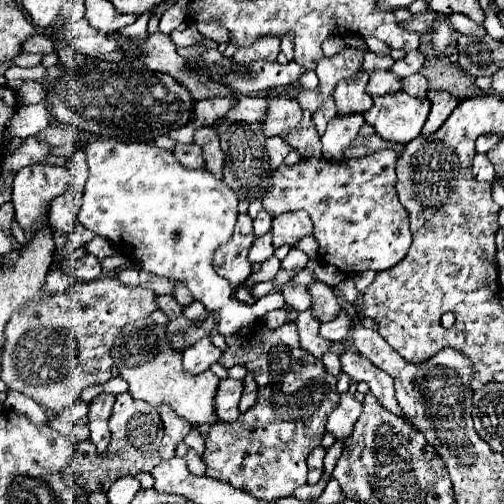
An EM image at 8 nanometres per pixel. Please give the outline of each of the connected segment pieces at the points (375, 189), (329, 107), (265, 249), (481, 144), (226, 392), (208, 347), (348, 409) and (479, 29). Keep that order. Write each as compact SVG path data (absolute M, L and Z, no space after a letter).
M391 149L373 153L363 159L351 159L341 163L329 161L301 161L293 167L281 165L273 173L273 183L269 193L263 197L263 207L269 213L289 213L289 211L307 211L313 227L315 239L319 243L319 255L341 269L345 273L361 273L361 271L385 271L397 265L411 247L411 231L409 217L405 207L397 199L395 191L395 153Z
M333 99L325 101L325 105L321 105L321 109L317 109L317 111L313 113L313 121L315 121L315 127L317 127L319 135L325 133L327 123L329 123L335 115L337 115L337 107L335 107L335 101L333 101Z
M265 233L263 237L257 237L251 251L249 251L249 261L251 263L263 263L265 259L269 259L273 255L275 247L271 243L271 233Z
M481 135L479 139L477 139L477 143L475 143L475 149L477 149L477 153L487 153L493 145L497 145L501 141L501 137L497 137L497 135Z
M227 377L223 381L219 381L217 387L217 401L215 401L215 409L217 409L217 417L221 417L223 423L231 423L237 419L239 415L239 399L241 399L241 391L243 391L243 380Z
M203 337L183 351L183 369L197 375L207 371L213 363L217 363L219 357L221 349L215 347L209 337Z
M345 393L345 395L341 395L339 405L329 415L327 431L333 433L335 439L341 441L345 447L345 441L347 441L347 437L351 437L353 425L357 423L359 415L361 415L361 403L351 393Z
M455 13L453 17L449 17L449 21L453 23L453 29L455 29L457 33L463 33L463 35L475 35L475 37L481 37L481 35L487 33L483 25L471 21L471 19L469 19L467 15L463 15L463 13Z

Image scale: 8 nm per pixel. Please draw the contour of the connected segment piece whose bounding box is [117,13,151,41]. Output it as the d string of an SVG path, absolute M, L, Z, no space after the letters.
M145 13L145 17L139 17L133 25L129 25L129 27L125 27L125 29L119 29L117 33L119 33L119 35L125 35L125 37L133 37L135 41L143 41L143 39L147 37L149 17L151 17L151 13Z

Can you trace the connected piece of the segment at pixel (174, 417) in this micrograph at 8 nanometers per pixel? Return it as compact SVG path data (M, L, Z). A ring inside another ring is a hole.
M161 405L159 407L159 413L161 413L161 419L163 419L163 425L165 425L165 435L161 439L161 445L159 445L159 455L161 459L171 459L175 457L175 447L185 439L185 435L191 431L191 425L189 421L185 421L183 417L179 417L169 405Z

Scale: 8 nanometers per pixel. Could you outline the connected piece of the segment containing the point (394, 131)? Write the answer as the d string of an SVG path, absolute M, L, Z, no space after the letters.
M397 91L385 97L373 97L373 107L365 111L363 117L375 127L377 135L405 145L421 133L429 109L429 99L411 97L405 91Z

